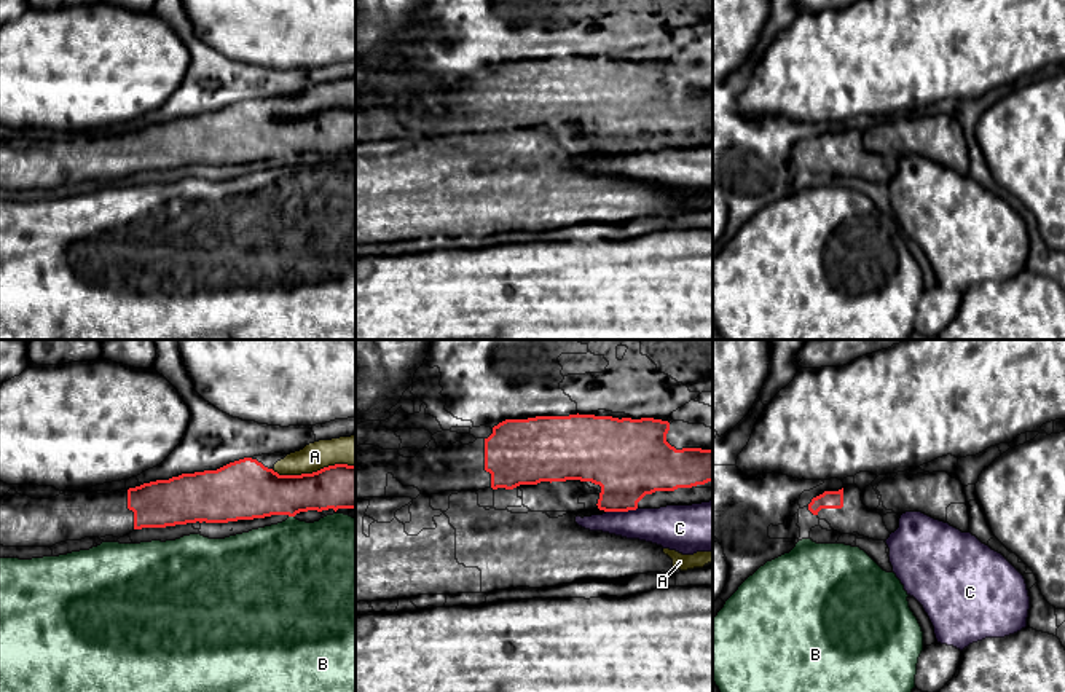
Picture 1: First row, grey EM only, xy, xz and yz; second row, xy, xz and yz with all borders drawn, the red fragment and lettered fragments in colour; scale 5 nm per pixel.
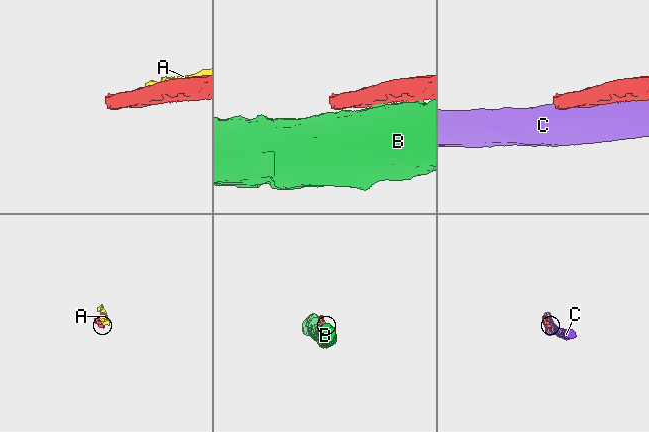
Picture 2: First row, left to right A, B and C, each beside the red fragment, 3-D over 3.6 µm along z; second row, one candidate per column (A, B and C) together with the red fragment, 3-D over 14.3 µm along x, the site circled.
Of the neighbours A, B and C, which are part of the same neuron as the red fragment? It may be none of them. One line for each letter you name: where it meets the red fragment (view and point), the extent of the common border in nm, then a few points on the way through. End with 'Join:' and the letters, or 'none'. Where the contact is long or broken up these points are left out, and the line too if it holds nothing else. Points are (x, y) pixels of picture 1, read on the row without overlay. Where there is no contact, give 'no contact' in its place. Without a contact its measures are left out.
Join: none

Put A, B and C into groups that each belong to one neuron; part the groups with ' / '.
A / B / C

